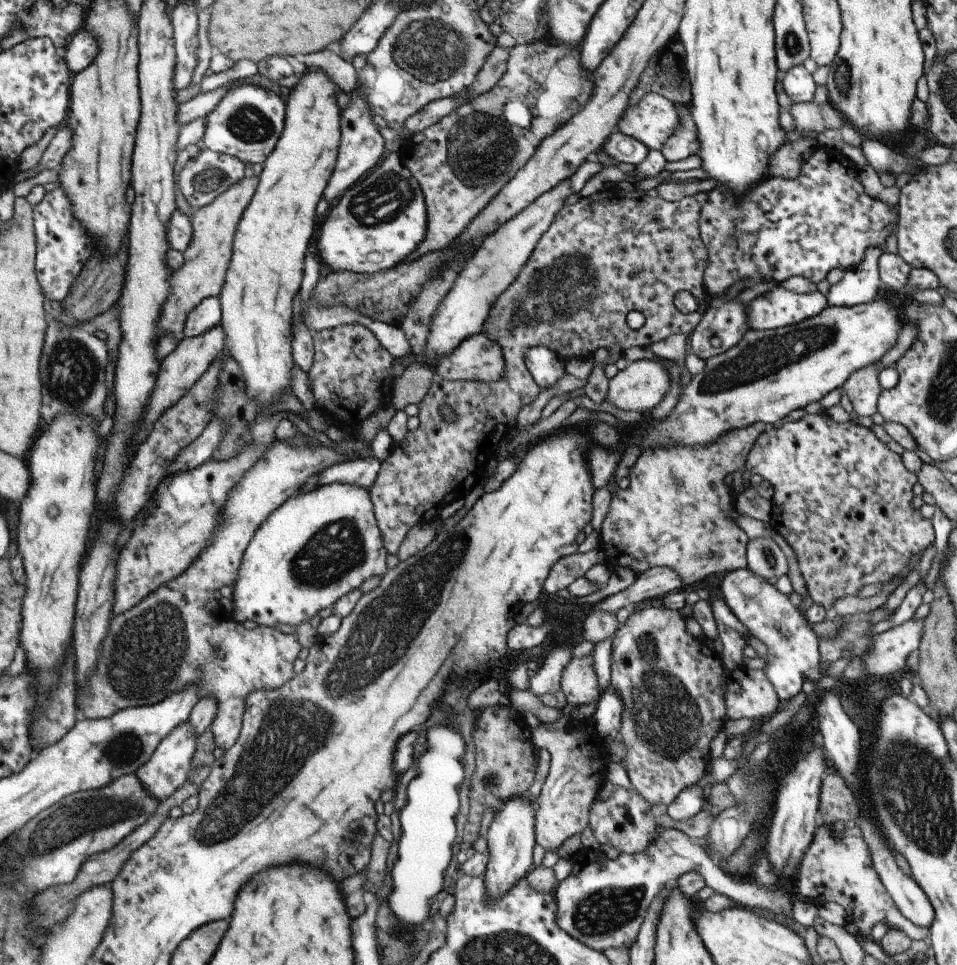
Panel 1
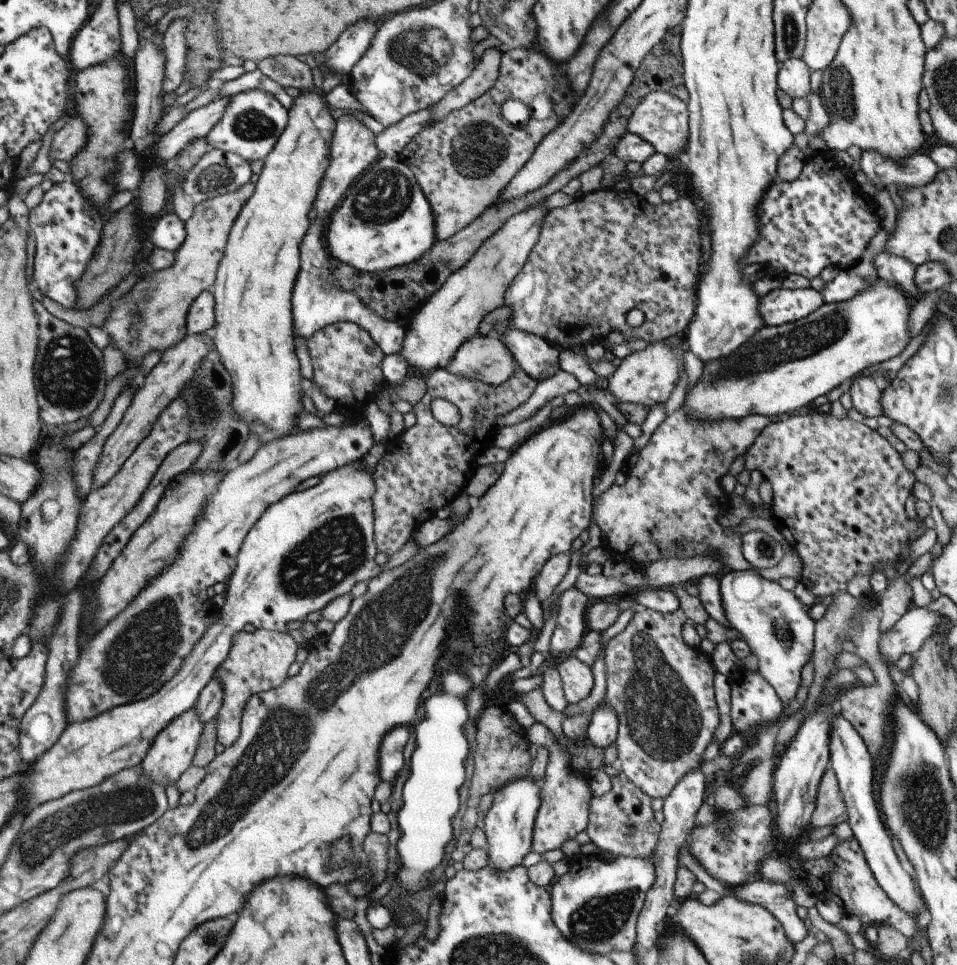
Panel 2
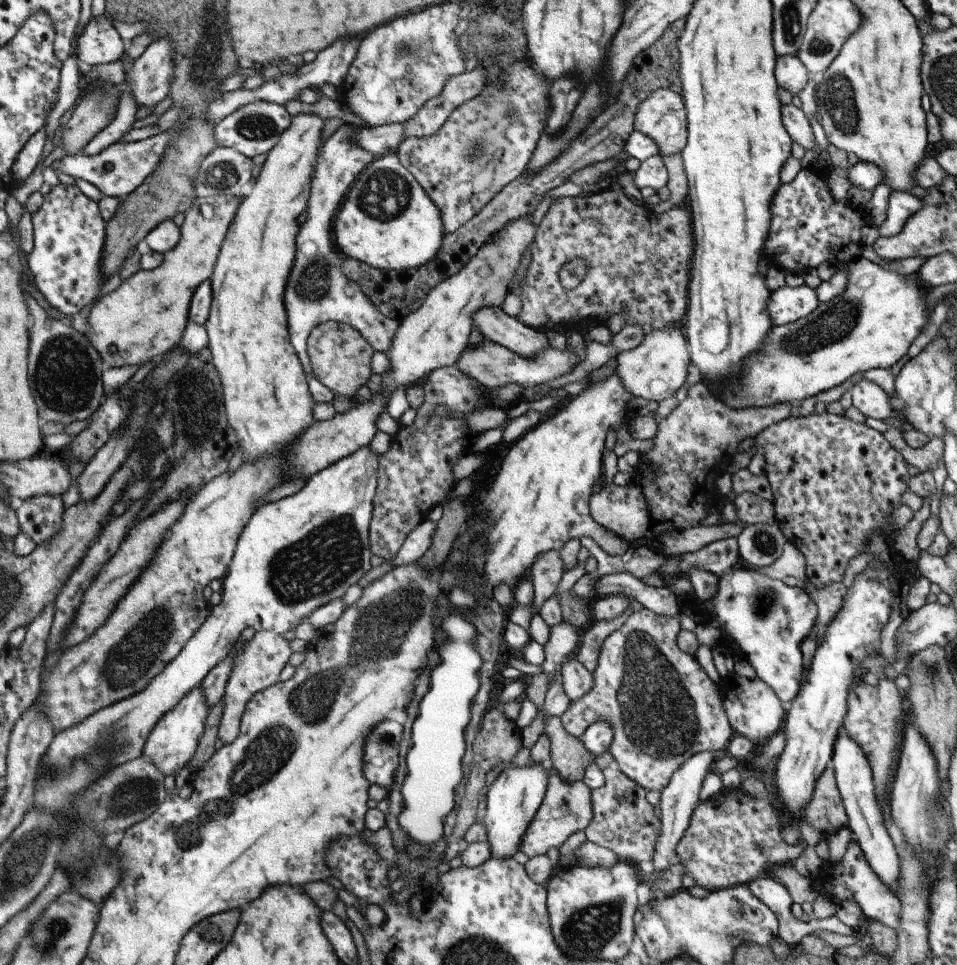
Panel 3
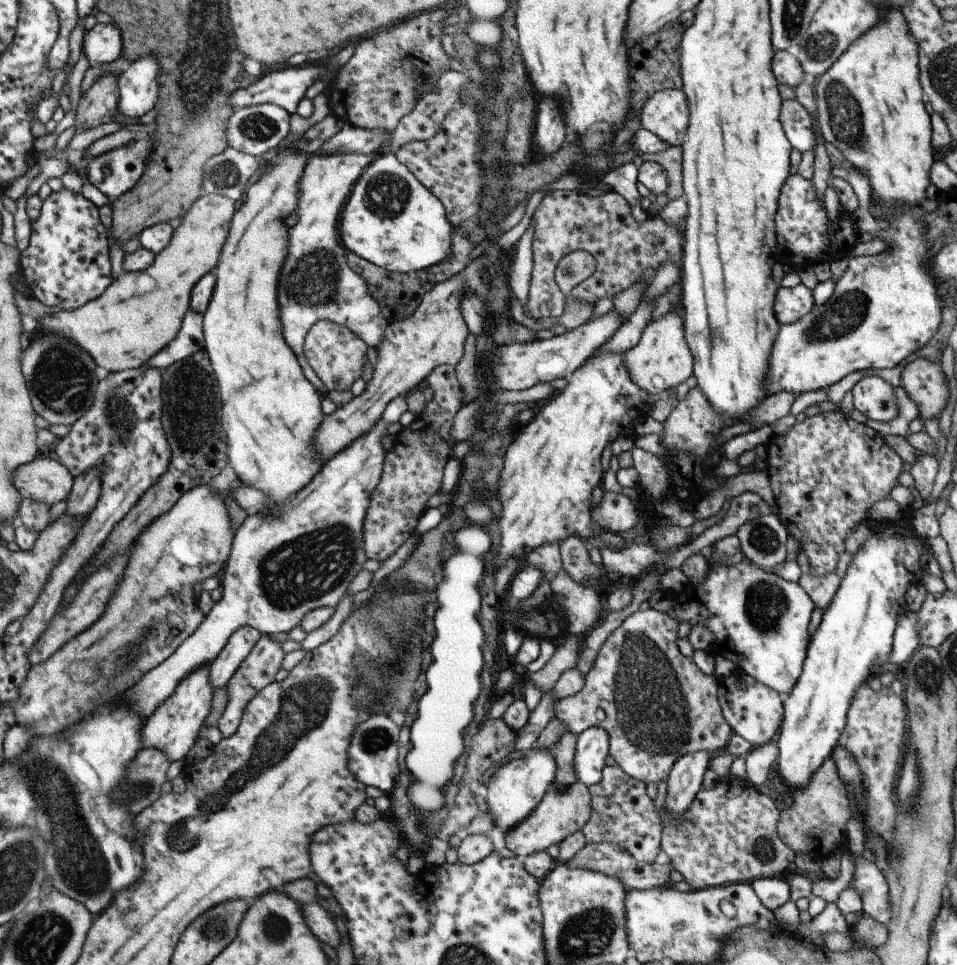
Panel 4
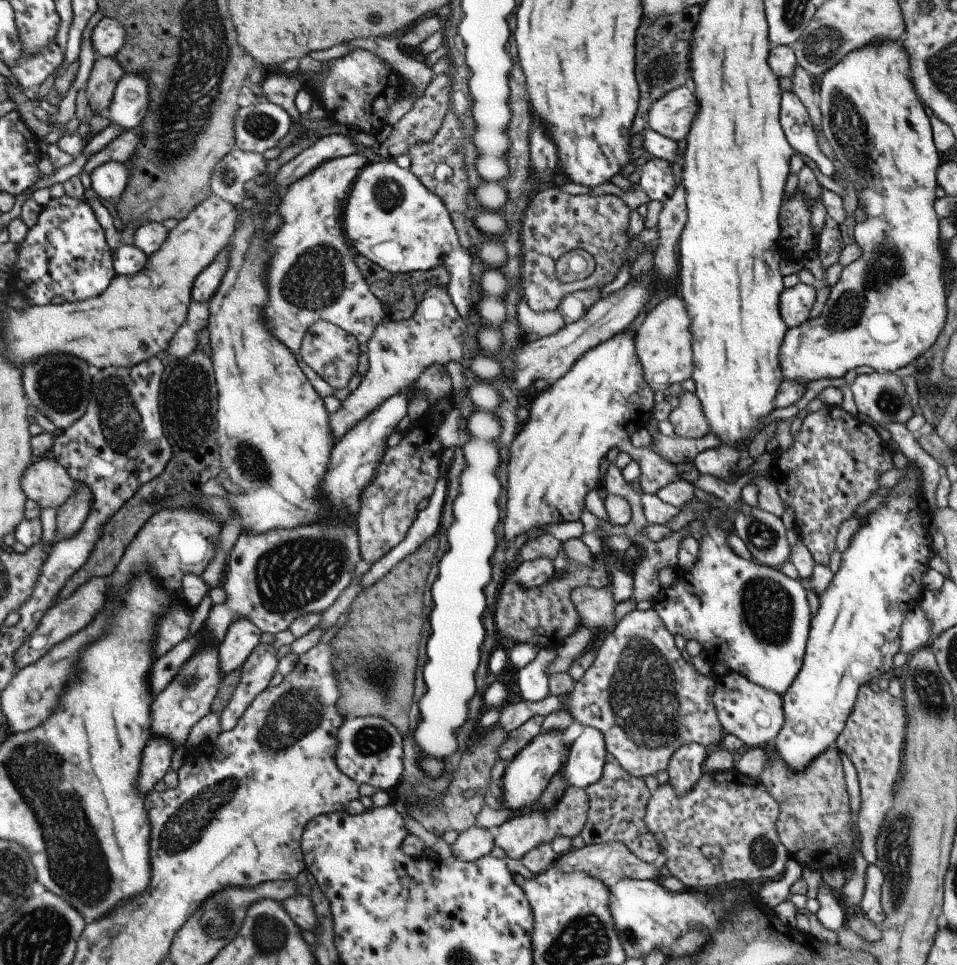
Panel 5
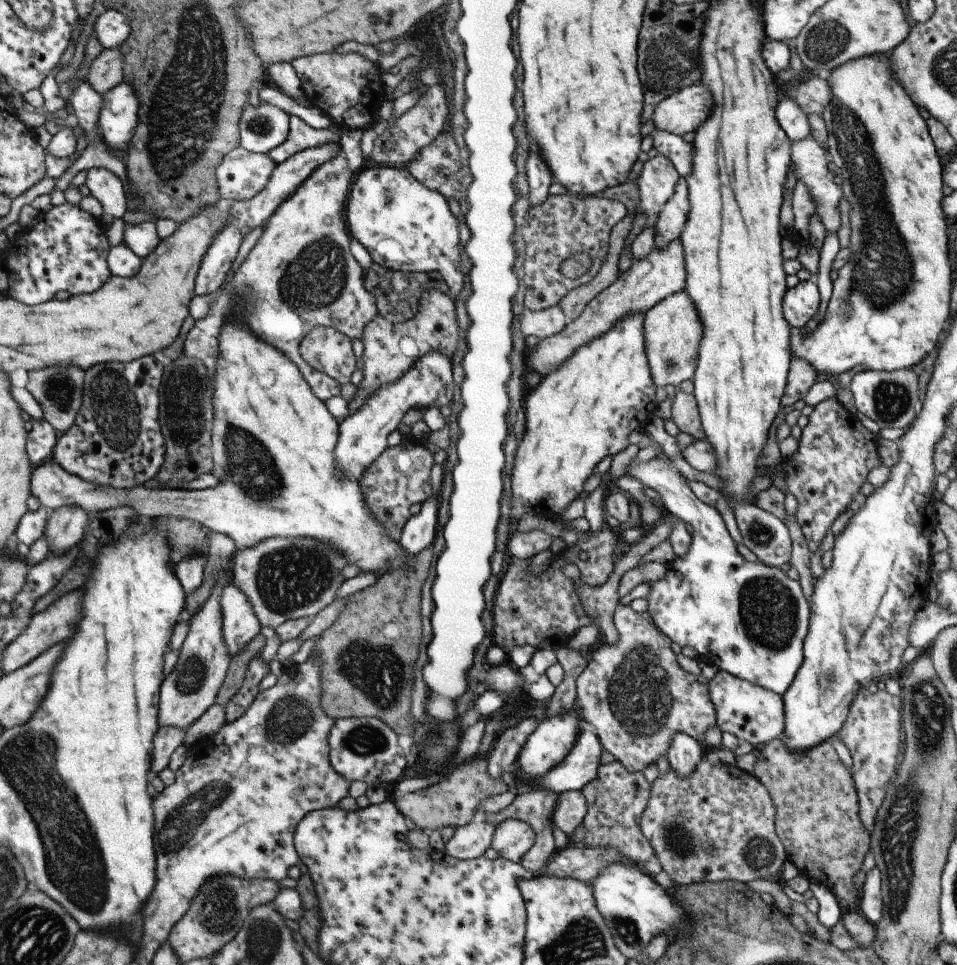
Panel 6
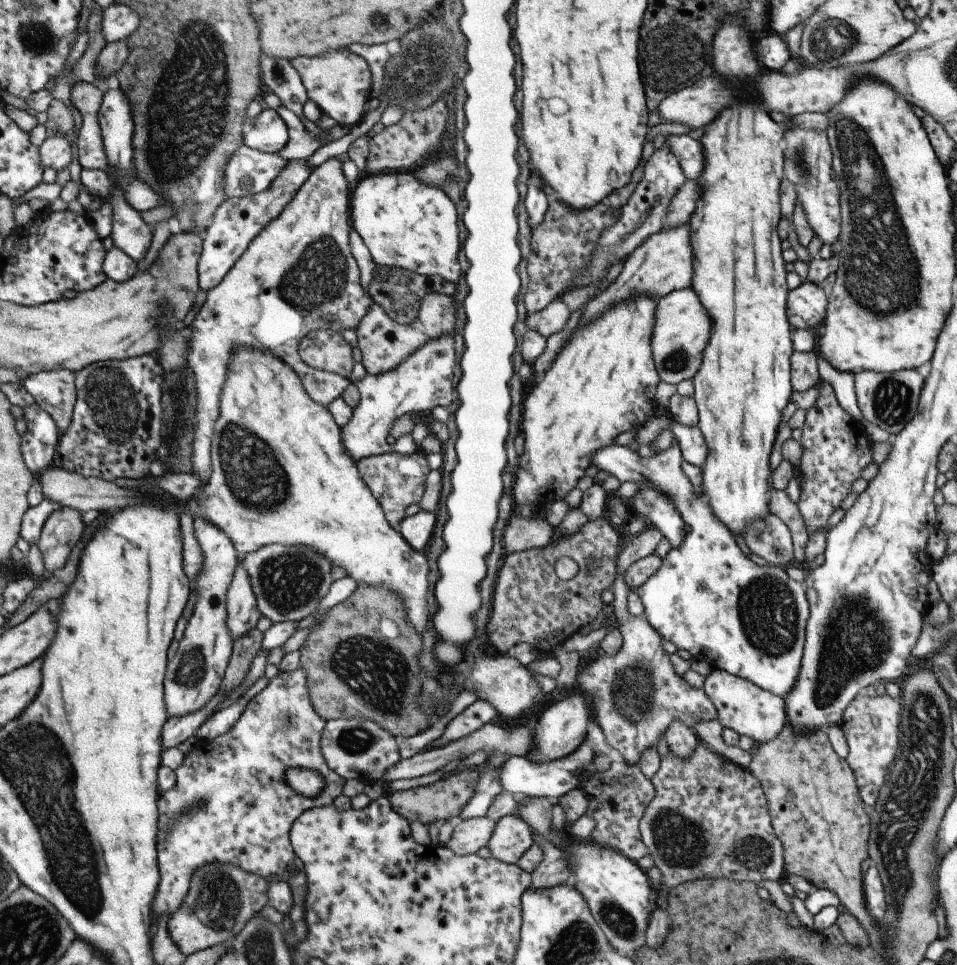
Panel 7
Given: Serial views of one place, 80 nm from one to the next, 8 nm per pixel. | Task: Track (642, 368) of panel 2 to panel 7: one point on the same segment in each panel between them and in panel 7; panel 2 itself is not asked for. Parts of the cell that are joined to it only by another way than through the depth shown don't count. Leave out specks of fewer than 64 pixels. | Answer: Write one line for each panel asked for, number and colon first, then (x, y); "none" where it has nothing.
3: (657, 367)
4: (661, 359)
5: (662, 339)
6: (670, 329)
7: (680, 328)

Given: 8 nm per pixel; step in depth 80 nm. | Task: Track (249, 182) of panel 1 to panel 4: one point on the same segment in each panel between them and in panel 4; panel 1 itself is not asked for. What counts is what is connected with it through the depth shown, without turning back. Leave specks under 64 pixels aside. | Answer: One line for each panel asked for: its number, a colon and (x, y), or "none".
2: (159, 306)
3: (147, 315)
4: (122, 330)

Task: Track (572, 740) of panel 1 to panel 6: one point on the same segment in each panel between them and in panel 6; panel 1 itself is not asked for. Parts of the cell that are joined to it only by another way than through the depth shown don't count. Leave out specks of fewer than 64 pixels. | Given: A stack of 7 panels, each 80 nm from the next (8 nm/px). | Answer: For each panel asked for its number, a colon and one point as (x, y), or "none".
2: (564, 795)
3: (565, 808)
4: (559, 813)
5: (516, 836)
6: (511, 838)

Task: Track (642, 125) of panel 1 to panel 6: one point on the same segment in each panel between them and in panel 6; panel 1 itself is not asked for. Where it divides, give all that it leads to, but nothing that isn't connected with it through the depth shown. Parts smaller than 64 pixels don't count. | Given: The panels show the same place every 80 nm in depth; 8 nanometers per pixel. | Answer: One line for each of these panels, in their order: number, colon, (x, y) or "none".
2: (661, 119)
3: (661, 116)
4: (665, 113)
5: (670, 116)
6: (681, 112)

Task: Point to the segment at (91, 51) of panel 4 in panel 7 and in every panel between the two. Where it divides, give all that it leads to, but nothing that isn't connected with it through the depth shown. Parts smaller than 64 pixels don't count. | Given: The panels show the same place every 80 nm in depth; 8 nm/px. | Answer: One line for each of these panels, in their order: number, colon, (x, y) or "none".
5: (109, 36)
6: (112, 29)
7: (119, 22)

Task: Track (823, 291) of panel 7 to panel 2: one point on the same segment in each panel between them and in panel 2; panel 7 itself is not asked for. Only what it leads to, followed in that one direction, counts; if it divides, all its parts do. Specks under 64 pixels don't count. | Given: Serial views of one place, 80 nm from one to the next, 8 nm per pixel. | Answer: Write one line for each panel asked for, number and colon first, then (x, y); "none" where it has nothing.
2: (781, 306)
3: (785, 305)
4: (790, 305)
5: (794, 303)
6: (800, 302)

